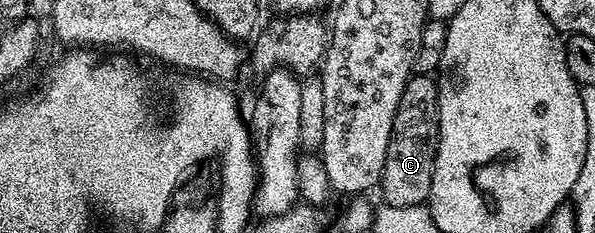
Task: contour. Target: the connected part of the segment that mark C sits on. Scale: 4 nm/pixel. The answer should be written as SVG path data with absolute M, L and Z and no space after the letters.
M413 73L398 104L382 179L383 201L389 206L422 205L431 199L436 153L440 143L440 87L437 79Z

